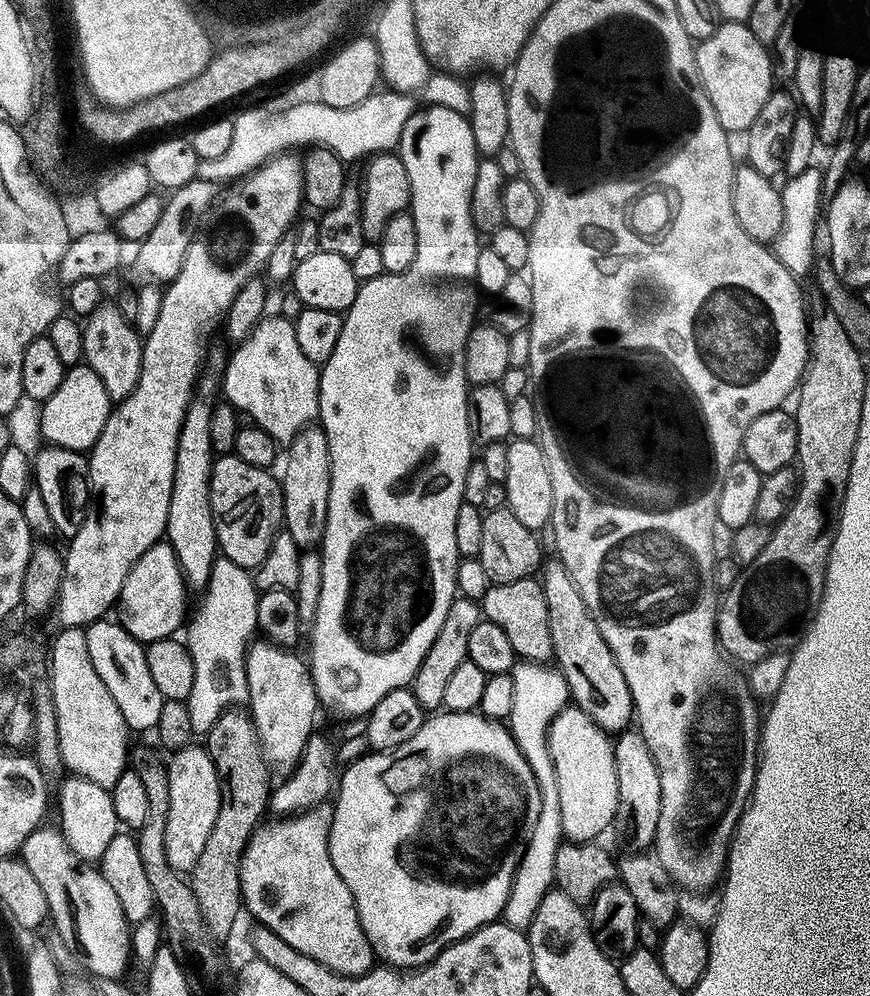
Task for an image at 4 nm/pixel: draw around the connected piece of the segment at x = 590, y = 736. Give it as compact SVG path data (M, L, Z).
M565 706L552 719L548 748L556 770L558 806L561 807L563 835L572 842L592 842L607 830L621 811L618 798L616 753L609 733L601 730L584 711Z

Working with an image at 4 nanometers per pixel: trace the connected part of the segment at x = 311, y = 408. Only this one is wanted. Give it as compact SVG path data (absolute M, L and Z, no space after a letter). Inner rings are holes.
M265 315L254 330L235 347L236 353L224 368L224 396L232 408L245 412L255 427L266 430L277 442L290 442L297 432L309 427L317 419L320 410L320 368L298 346L296 325L284 316Z

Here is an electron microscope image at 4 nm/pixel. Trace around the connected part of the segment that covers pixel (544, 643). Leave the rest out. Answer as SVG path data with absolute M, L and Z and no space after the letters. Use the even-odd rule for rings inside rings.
M527 578L491 585L482 601L482 616L483 619L494 622L494 626L502 626L506 638L510 638L510 646L514 646L521 661L548 662L553 659L546 598L539 579Z

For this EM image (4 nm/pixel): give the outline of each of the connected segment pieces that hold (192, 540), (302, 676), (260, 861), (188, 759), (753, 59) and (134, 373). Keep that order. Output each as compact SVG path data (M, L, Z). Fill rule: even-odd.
M196 398L185 412L185 420L178 434L177 460L166 531L166 542L174 550L184 582L196 594L203 593L207 587L212 564L218 557L215 522L208 497L208 483L214 461L210 434L212 411L211 403L203 404Z
M267 638L257 639L251 645L245 664L246 681L249 682L246 704L256 723L264 755L277 769L292 770L303 758L306 744L314 735L312 727L316 724L318 701L311 667L305 657L303 660L295 656L292 650L274 644Z
M324 806L309 808L306 812L277 819L277 824L268 829L265 827L253 839L244 854L244 867L240 873L242 904L257 920L257 925L274 930L274 934L278 934L282 942L290 942L294 950L310 954L310 958L343 976L360 976L374 967L374 953L362 930L354 894L336 864L330 839L333 813L326 809Z
M189 744L177 749L168 764L170 806L165 832L167 858L175 870L182 874L198 867L204 859L209 838L213 833L221 804L220 779L205 747Z
M744 22L721 23L710 38L695 45L695 50L698 78L706 98L710 98L710 106L714 106L714 114L718 114L718 122L729 134L747 133L774 90L773 53L754 38Z
M101 301L85 319L84 324L86 326L82 332L83 361L88 368L94 370L98 378L102 378L102 386L106 386L109 401L119 402L126 399L138 386L143 337L113 301Z

